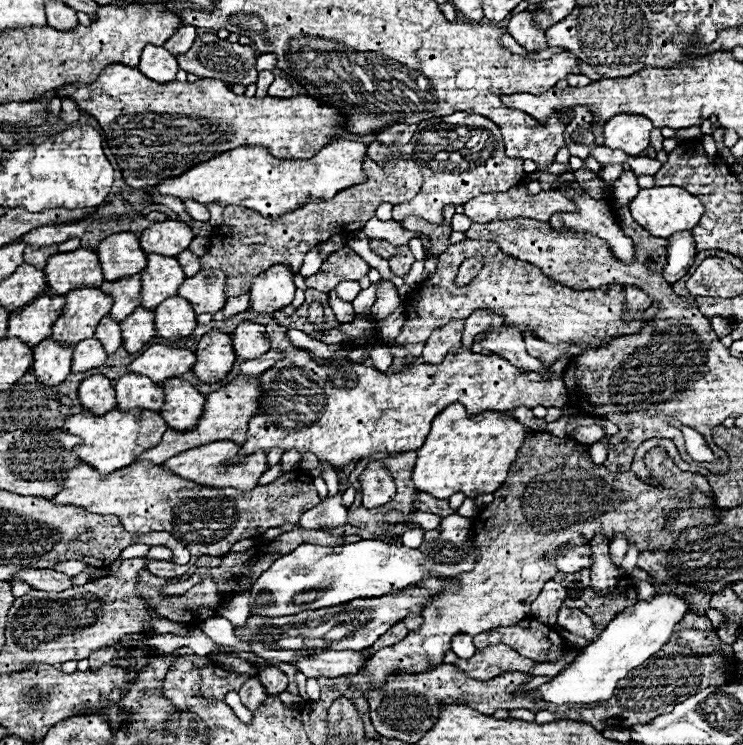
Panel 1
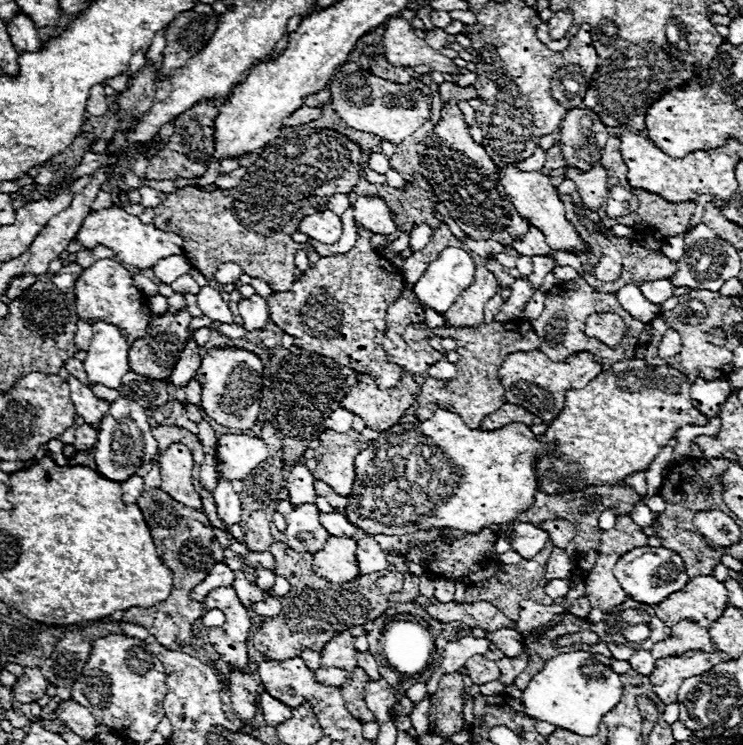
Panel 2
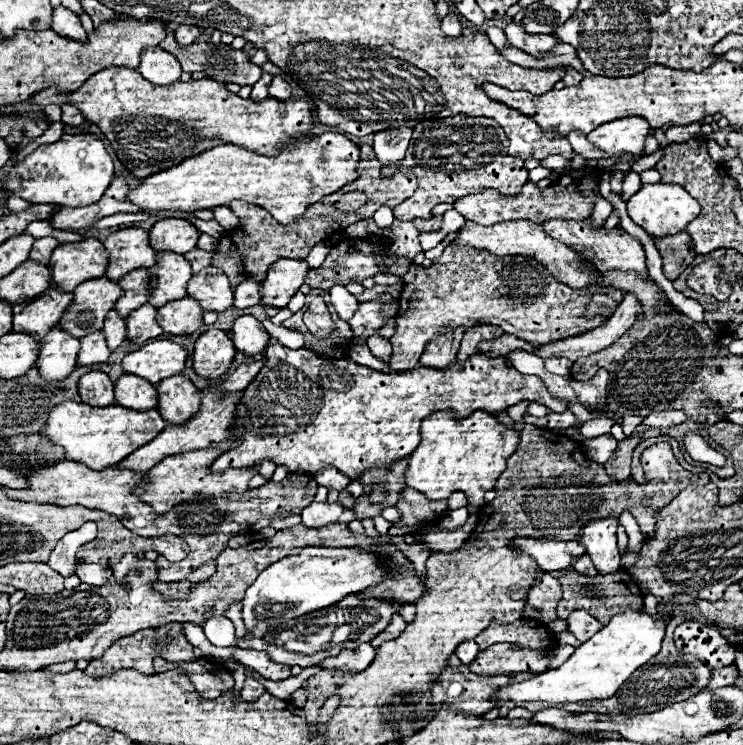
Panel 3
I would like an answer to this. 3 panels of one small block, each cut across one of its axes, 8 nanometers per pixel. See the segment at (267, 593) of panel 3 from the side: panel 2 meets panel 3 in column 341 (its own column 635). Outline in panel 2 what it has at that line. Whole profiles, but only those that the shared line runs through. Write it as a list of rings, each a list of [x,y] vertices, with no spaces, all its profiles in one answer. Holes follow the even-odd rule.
[[[638,546],[626,552],[616,562],[614,576],[618,578],[618,584],[622,586],[622,590],[626,590],[628,598],[636,602],[646,602],[650,606],[662,602],[666,594],[682,590],[682,586],[686,586],[686,582],[690,580],[686,574],[686,564],[678,554],[674,554],[668,548],[652,548],[652,546]]]

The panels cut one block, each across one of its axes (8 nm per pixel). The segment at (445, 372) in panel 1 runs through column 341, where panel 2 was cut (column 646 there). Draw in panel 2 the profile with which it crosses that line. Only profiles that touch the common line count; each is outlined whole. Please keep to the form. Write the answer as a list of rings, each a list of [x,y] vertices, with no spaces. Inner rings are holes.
[[[620,360],[608,370],[600,372],[598,378],[588,382],[582,390],[568,390],[566,402],[558,418],[548,424],[548,430],[538,436],[542,444],[554,444],[556,450],[544,456],[542,464],[536,466],[538,490],[544,494],[566,494],[570,490],[584,490],[586,486],[602,486],[602,484],[618,484],[628,474],[642,472],[654,456],[668,444],[668,440],[676,434],[678,428],[690,426],[706,426],[708,420],[702,412],[696,410],[690,396],[688,378],[674,368],[648,366],[644,360]]]

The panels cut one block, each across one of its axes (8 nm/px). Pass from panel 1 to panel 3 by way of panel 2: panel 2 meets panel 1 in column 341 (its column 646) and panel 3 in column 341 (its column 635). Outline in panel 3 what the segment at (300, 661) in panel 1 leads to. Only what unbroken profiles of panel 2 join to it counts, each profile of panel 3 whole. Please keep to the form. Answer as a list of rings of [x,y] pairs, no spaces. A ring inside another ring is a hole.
[[[364,642],[362,646],[358,646],[354,650],[342,650],[342,654],[338,654],[334,658],[326,658],[318,666],[328,668],[328,670],[362,672],[362,670],[366,670],[366,666],[370,666],[370,662],[374,660],[374,654],[376,654],[376,648],[370,646],[368,642]]]

